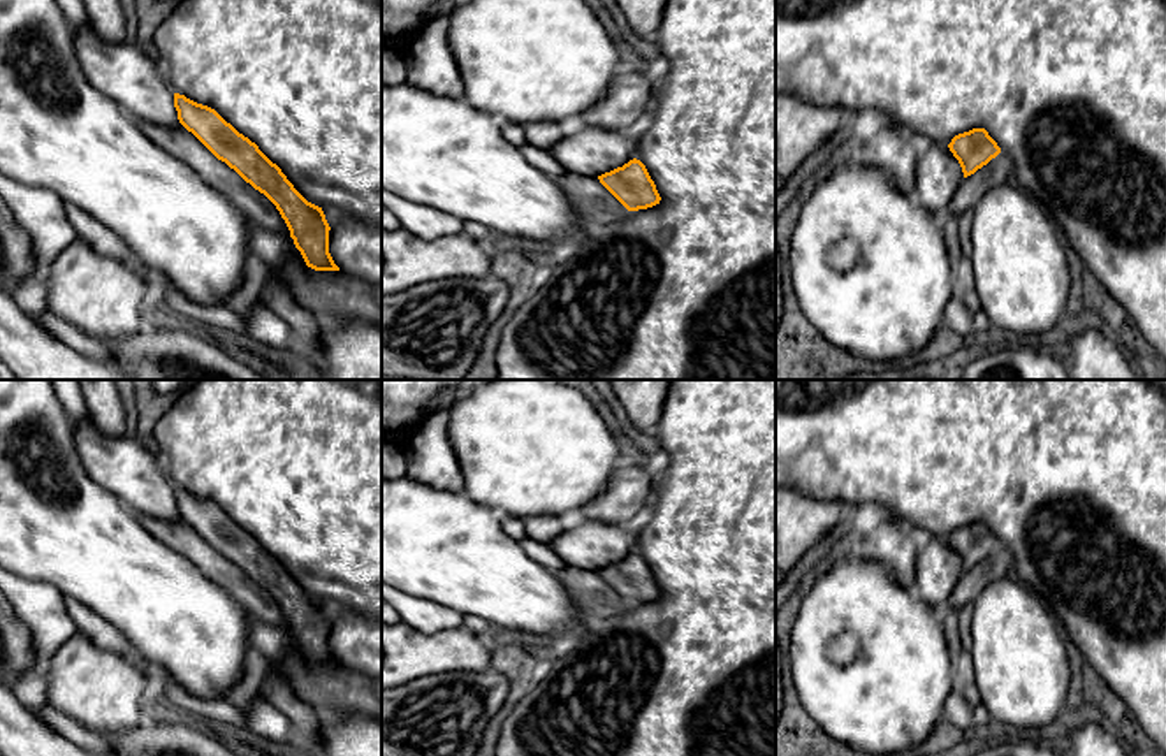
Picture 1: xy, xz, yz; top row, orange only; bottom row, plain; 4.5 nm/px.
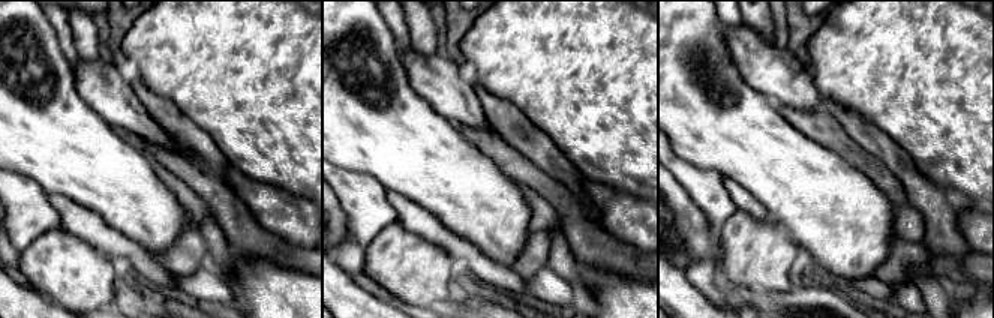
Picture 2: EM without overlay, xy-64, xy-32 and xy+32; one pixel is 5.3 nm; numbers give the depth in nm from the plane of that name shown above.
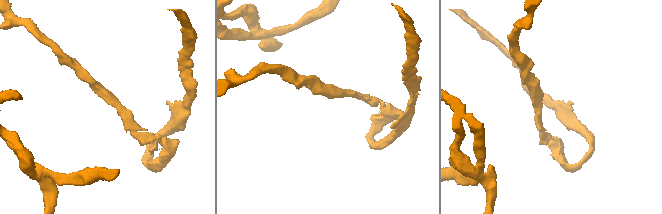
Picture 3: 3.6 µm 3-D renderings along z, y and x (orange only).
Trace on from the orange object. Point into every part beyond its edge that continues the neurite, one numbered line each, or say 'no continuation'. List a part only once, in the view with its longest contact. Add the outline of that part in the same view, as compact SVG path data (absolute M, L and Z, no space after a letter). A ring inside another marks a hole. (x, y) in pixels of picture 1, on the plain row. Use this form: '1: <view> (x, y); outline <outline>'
no continuation

